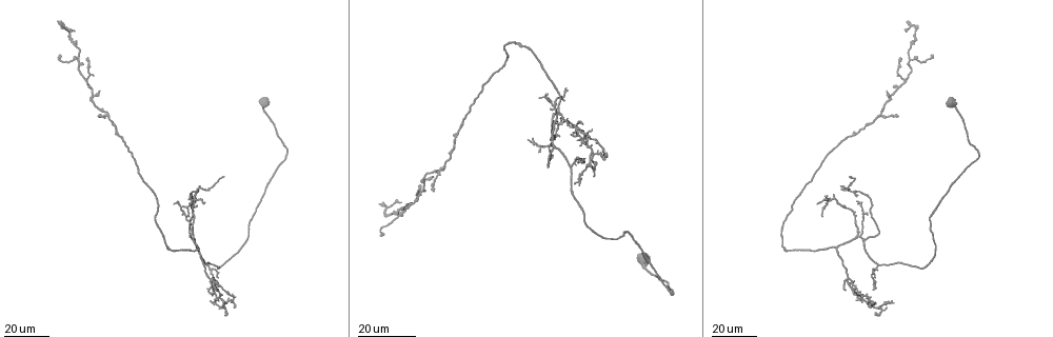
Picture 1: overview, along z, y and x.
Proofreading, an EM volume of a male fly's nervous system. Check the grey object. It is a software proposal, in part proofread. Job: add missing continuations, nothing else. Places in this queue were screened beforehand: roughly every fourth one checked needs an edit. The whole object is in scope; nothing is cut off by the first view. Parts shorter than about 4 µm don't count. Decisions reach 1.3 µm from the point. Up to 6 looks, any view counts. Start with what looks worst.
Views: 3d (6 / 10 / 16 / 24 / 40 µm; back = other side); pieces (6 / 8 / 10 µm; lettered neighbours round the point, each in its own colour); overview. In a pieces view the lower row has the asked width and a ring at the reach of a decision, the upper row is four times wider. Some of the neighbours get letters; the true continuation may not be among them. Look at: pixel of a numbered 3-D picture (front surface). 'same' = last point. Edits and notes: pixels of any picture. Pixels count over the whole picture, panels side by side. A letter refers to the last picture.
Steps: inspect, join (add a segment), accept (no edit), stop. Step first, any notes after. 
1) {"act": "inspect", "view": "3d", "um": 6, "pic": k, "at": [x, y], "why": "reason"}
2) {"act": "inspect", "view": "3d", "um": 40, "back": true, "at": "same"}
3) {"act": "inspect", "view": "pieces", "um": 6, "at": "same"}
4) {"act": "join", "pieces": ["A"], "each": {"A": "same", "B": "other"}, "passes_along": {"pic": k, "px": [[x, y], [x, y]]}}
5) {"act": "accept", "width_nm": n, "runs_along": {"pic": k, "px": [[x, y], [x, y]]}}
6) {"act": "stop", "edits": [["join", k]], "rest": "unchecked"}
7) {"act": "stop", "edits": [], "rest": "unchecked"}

{"act": "inspect", "view": "3d", "um": 24, "pic": 1, "at": [233, 306], "why": "branch stops here"}

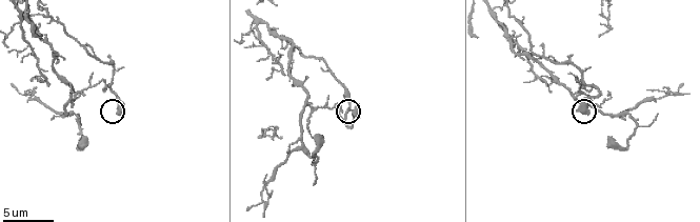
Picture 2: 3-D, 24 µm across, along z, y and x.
{"act": "inspect", "view": "pieces", "um": 8, "pic": 2, "at": [120, 114]}

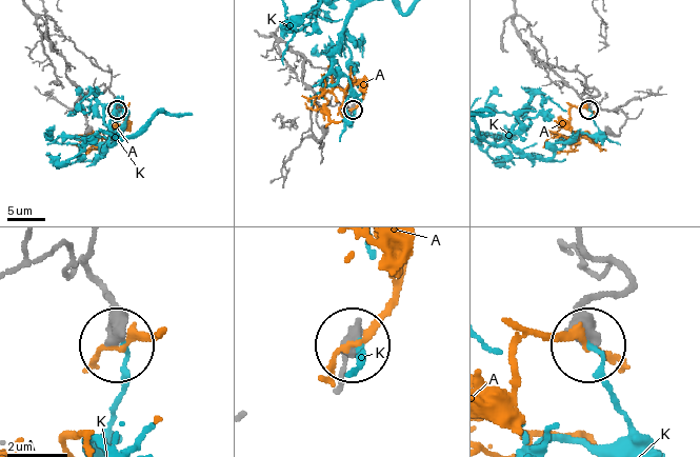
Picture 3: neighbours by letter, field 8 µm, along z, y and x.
{"act": "accept", "width_nm": 390, "each": {"A": "other", "K": "other"}, "runs_along": {"pic": 3, "px": [[530, 30], [548, 63], [577, 72], [596, 90], [588, 107]]}, "found": "no lettered segment goes on from it"}

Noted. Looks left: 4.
{"act": "inspect", "view": "3d", "um": 40, "pic": 1, "at": [819, 202], "why": "free end"}

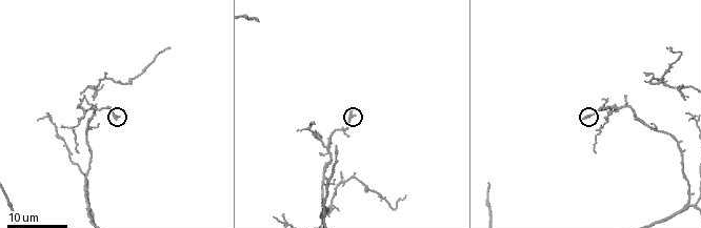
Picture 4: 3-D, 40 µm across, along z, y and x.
{"act": "inspect", "view": "pieces", "um": 6, "pic": 4, "at": [352, 109]}

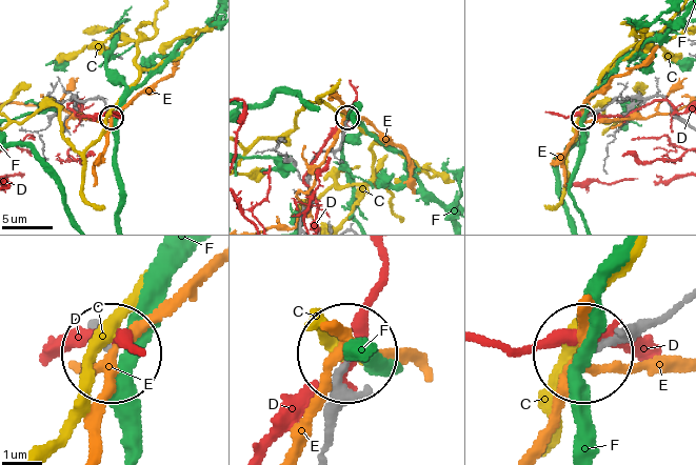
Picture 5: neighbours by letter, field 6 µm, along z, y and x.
{"act": "accept", "each": {"C": "other", "D": "other", "E": "other", "F": "other"}, "runs_along": {"pic": 5, "px": [[683, 120], [660, 97], [615, 97], [583, 117]]}, "found": "none of them fits"}

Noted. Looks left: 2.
{"act": "inspect", "view": "3d", "um": 16, "pic": 4, "at": [46, 114], "why": "an open end"}

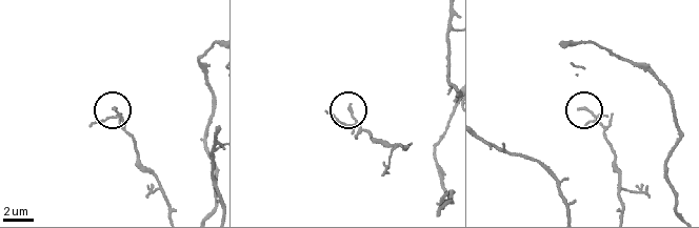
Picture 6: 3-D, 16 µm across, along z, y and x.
{"act": "inspect", "view": "pieces", "um": 10, "pic": 6, "at": [351, 104]}

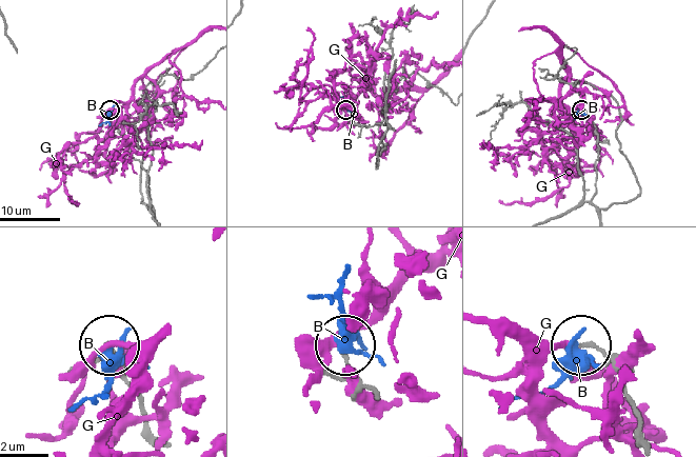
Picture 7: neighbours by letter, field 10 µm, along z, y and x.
{"act": "accept", "each": {"B": "other", "G": "other"}, "runs_along": {"pic": 7, "px": [[644, 441], [614, 363], [580, 345]]}, "found": "none of them fits"}

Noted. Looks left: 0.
{"act": "stop", "edits": [], "rest": "unchecked"}

